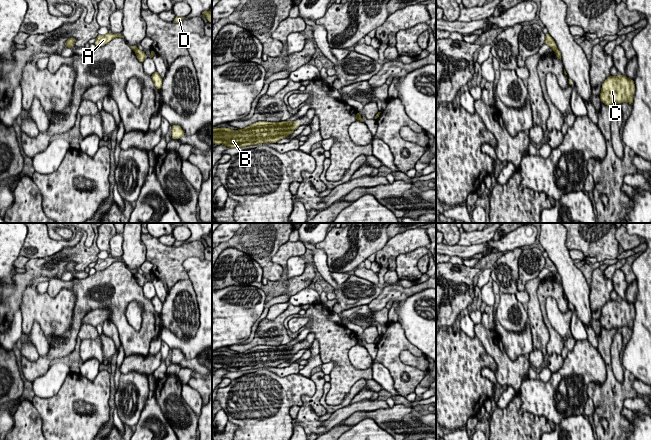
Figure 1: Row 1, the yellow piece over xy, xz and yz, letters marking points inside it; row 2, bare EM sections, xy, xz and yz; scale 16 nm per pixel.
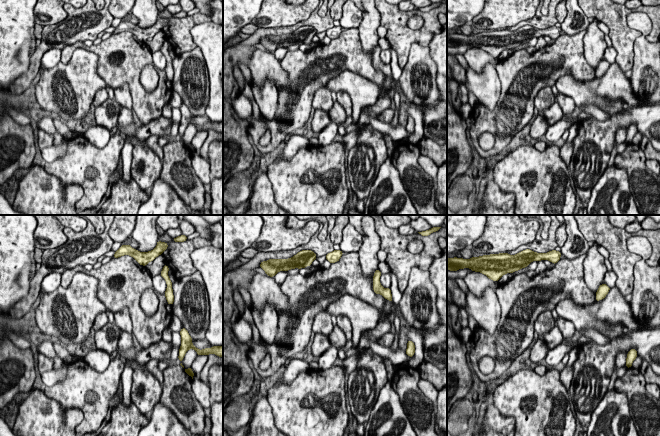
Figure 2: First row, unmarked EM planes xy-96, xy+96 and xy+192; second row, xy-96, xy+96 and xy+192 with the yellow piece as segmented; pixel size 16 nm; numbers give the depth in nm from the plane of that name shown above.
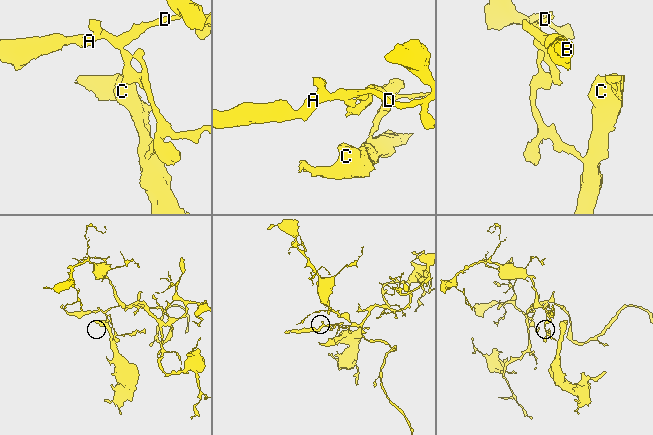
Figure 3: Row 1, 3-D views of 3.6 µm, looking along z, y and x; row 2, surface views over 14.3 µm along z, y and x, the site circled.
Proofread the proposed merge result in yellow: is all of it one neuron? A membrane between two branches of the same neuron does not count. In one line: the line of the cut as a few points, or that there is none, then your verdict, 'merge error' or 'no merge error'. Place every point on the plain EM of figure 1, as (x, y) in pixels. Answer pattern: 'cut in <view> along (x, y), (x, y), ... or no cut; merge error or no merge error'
cut in xy along (137, 272), (134, 275); merge error

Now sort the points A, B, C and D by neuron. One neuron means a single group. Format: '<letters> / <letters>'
A B D / C

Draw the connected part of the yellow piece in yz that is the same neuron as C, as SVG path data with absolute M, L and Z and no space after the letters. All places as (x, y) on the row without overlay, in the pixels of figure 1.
M623 299L609 300L602 308L599 321L607 330L624 326L633 328L634 308L634 304Z

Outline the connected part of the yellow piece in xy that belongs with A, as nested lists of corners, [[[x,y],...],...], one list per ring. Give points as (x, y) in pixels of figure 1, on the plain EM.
[[[110,256],[107,257],[106,259],[98,259],[96,261],[96,265],[94,266],[94,268],[96,269],[96,271],[104,270],[105,268],[107,268],[108,266],[110,266],[112,263],[116,261],[120,261],[124,263],[122,258],[113,258]]]

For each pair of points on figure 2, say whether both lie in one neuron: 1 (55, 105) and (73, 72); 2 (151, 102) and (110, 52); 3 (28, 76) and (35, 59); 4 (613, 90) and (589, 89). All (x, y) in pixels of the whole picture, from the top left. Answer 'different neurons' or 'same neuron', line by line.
1: same neuron
2: same neuron
3: same neuron
4: same neuron

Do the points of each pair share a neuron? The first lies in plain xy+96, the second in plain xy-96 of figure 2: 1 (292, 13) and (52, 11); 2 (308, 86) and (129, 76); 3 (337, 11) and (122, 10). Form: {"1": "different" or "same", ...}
{"1": "same", "2": "same", "3": "same"}

